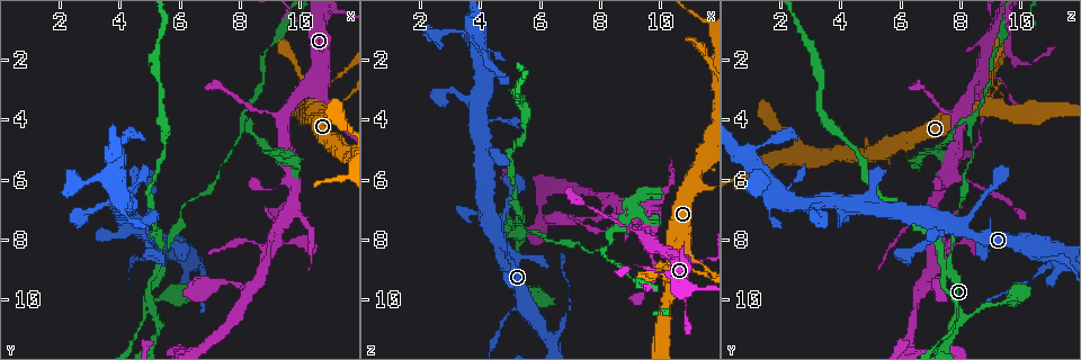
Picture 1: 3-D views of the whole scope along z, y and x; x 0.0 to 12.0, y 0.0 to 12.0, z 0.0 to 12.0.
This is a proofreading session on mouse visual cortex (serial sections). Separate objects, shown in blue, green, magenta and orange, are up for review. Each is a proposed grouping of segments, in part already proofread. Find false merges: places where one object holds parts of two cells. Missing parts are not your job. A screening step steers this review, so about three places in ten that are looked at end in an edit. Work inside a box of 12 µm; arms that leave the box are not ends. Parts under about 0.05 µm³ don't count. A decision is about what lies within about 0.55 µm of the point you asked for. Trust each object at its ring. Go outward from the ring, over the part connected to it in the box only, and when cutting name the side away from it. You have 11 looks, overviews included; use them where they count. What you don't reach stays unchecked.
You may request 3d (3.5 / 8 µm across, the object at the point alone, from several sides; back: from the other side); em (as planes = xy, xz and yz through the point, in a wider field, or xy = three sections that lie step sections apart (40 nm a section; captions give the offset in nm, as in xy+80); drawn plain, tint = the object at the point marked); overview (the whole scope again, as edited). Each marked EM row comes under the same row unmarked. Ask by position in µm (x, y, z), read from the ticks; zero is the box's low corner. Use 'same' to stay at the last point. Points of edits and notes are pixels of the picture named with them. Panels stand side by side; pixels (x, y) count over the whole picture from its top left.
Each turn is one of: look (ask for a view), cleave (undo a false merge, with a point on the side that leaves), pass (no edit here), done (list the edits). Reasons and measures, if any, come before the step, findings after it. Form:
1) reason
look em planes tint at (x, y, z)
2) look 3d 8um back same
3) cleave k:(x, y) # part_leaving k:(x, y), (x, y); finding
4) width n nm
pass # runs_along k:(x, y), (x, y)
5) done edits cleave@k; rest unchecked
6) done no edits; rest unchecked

thick turns thin
look 3d 3.5um at (6.4, 8.6, 11.4)

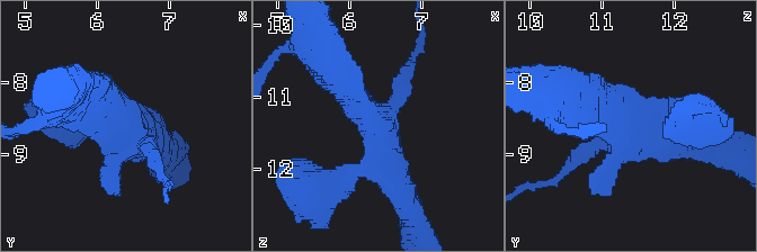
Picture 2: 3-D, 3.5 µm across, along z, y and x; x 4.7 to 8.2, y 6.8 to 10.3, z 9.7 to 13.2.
look em xy step 2 tint at (6.45, 8.70, 11.35)

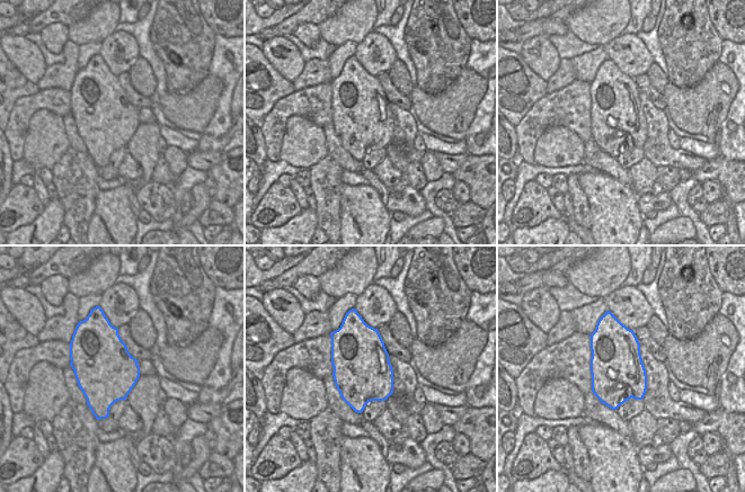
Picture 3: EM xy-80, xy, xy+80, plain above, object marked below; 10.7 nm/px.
width 600 nm
cleave 2:(563, 172) # part_leaving 2:(595, 144), (554, 182), (534, 186); a second cell is stuck on

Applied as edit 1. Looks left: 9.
three arms meet
look 3d 3.5um at (9.8, 7.1, 6.8)

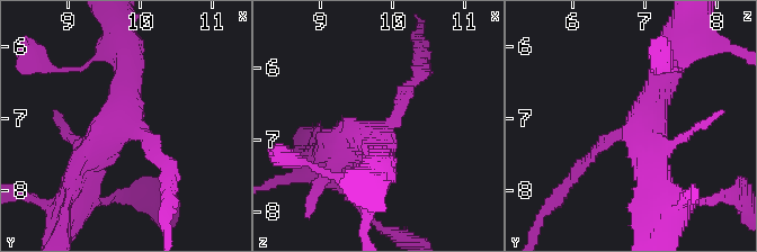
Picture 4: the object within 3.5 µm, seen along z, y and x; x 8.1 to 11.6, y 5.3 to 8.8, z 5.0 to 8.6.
need the tissue
look em planes tint at (9.90, 7.15, 6.80)

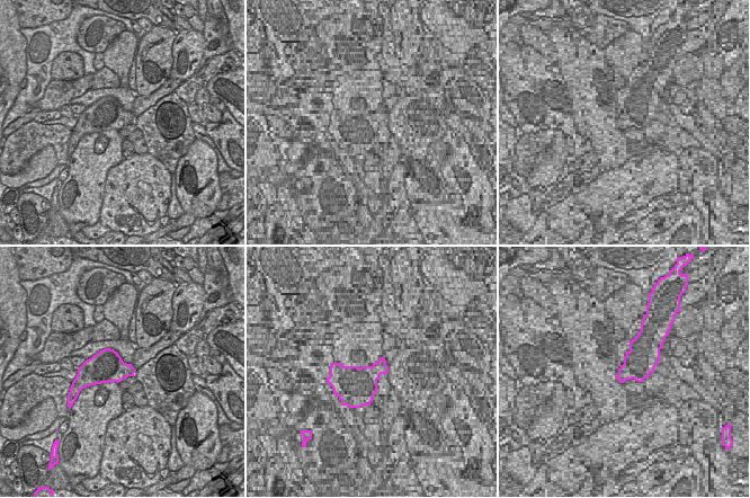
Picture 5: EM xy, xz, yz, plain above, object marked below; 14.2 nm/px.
pass # runs_along 4:(127, 52), (127, 104), (74, 179); all the same cell

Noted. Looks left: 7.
narrows sharply
look 3d 3.5um at (5.6, 8.2, 7.7)

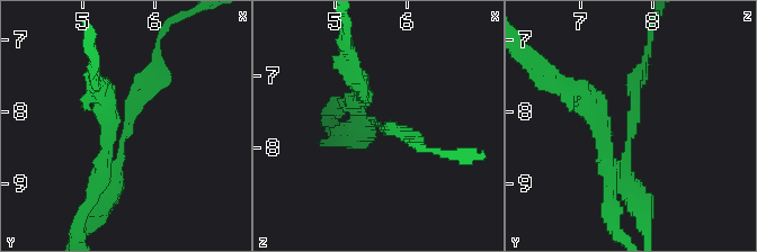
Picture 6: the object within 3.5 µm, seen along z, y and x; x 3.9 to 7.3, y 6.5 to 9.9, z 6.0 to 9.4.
arm_widths 200, 200 nm; need the tissue
look em xy step 3 tint at (5.60, 8.25, 7.70)

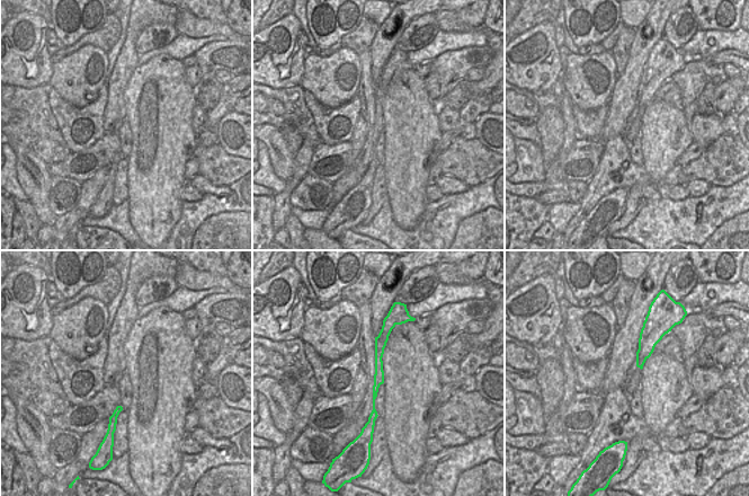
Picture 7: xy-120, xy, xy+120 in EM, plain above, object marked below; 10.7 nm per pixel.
cleave 6:(611, 225) # a second cell is stuck on

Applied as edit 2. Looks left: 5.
see it whole again
look overview

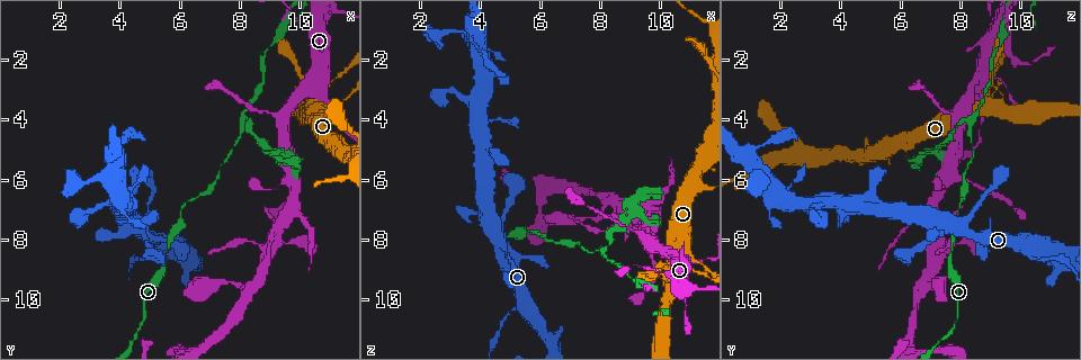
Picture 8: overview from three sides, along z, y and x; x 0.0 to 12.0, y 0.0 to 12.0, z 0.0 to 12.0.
thin neck
look 3d 3.5um at (4.7, 10.8, 7.9)

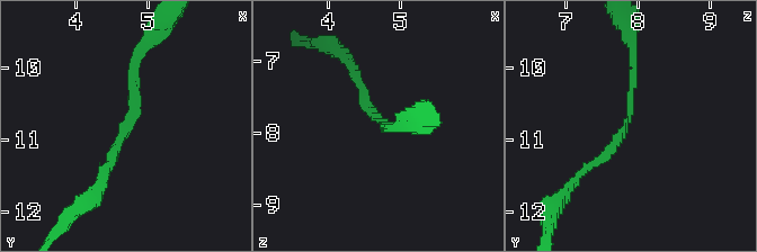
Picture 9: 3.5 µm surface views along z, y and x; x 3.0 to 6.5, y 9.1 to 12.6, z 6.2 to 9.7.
arm_widths 100, 150 nm
look em xy step 1 tint at (4.75, 10.80, 7.80)

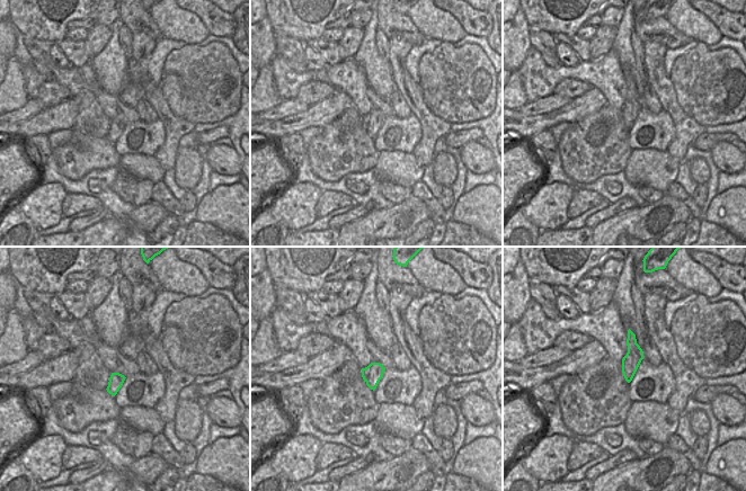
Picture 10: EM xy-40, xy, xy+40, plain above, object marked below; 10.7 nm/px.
pass # runs_along 9:(633, 59), (628, 124), (576, 179); one cell here

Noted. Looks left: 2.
done edits cleave@2, cleave@6; rest unchecked

